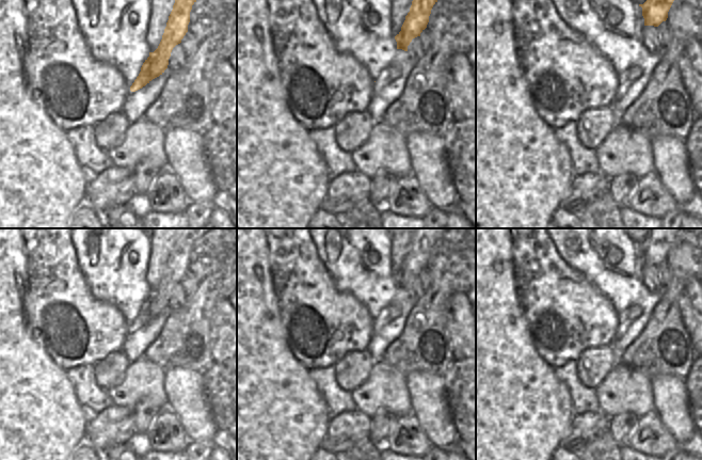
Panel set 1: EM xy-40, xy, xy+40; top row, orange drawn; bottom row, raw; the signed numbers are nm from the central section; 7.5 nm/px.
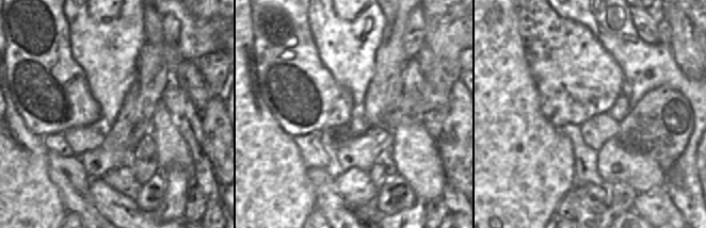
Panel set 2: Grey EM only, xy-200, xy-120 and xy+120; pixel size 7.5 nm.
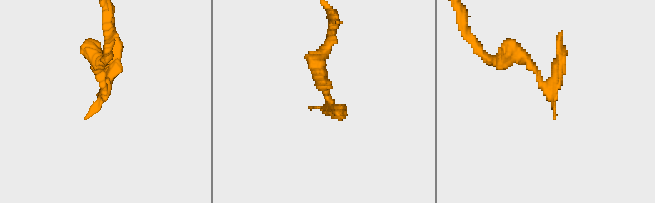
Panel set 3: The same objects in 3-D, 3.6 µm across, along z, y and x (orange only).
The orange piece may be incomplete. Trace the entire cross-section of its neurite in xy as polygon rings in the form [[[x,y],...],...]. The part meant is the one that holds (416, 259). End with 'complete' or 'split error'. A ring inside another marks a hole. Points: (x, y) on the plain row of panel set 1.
[[[416,228],[410,251],[405,255],[401,270],[395,275],[397,281],[397,294],[373,322],[373,333],[377,333],[401,315],[403,302],[409,298],[408,285],[413,277],[420,275],[420,272],[427,267],[433,244],[447,229],[448,228]]]; split error

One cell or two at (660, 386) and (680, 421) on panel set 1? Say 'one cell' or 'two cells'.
one cell

